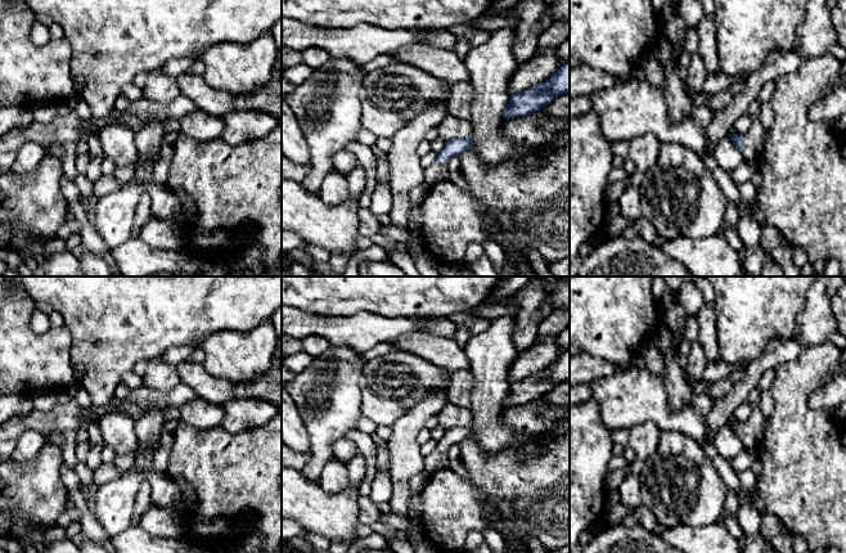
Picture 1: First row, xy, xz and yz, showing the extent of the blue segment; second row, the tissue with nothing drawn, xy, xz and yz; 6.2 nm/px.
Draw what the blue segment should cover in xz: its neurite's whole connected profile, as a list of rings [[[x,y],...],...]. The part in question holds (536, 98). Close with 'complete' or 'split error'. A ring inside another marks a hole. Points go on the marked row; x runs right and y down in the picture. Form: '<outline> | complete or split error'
[[[570,59],[544,82],[510,95],[504,120],[522,117],[545,108],[554,98],[570,93]]] | complete

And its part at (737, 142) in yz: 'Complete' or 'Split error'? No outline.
Split error

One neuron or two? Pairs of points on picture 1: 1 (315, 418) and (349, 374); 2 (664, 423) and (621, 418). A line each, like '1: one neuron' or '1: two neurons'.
1: one neuron
2: one neuron

